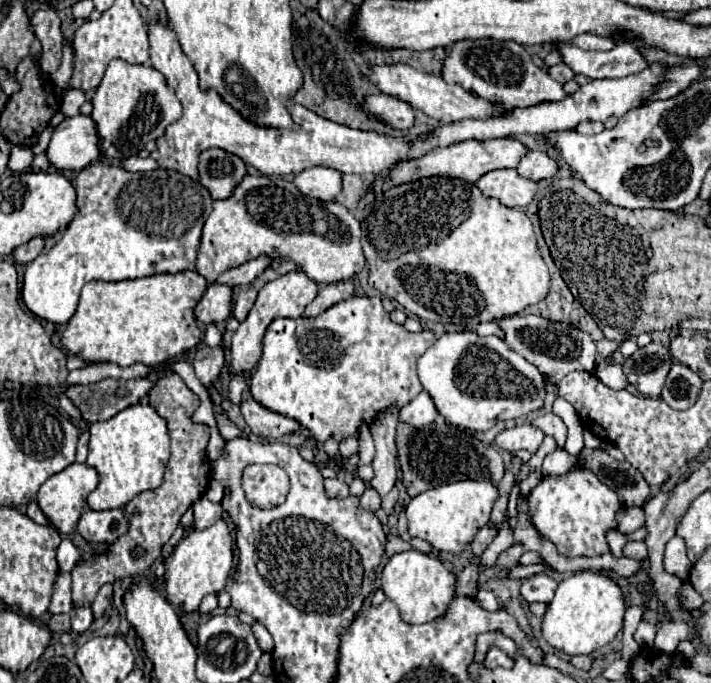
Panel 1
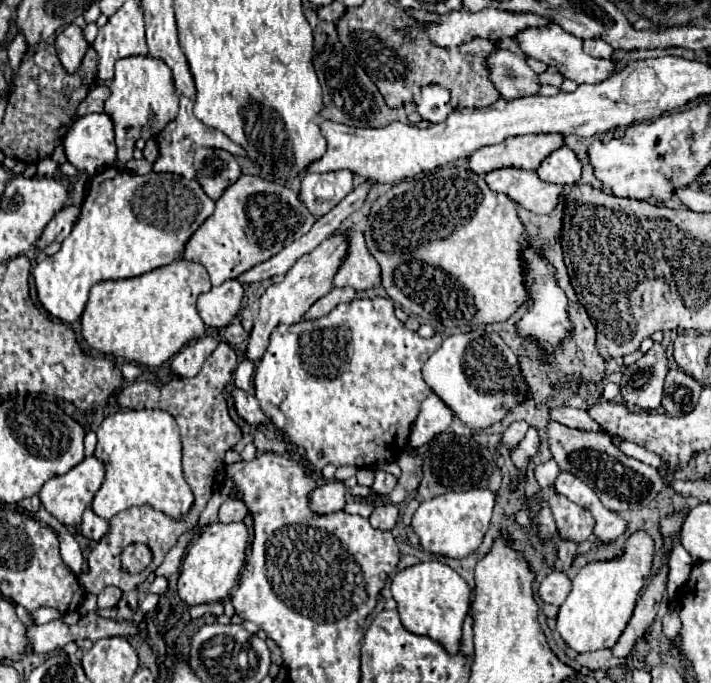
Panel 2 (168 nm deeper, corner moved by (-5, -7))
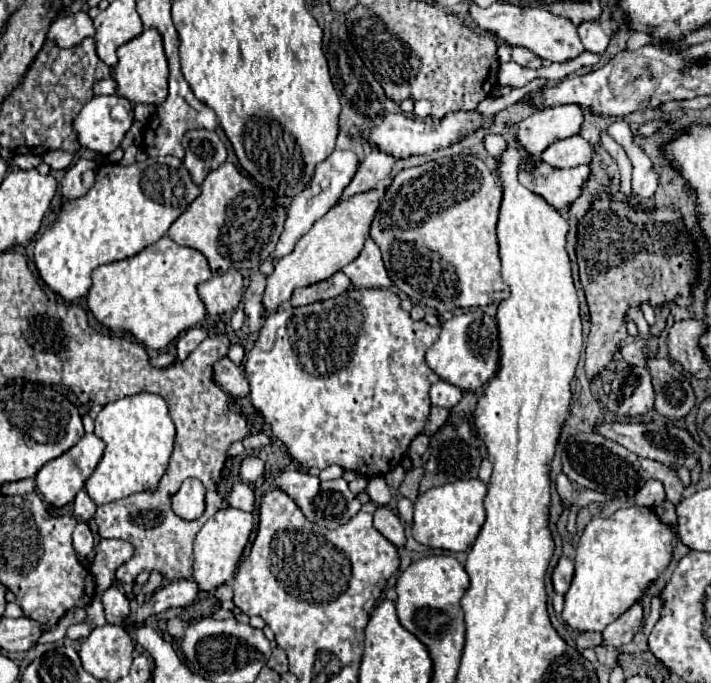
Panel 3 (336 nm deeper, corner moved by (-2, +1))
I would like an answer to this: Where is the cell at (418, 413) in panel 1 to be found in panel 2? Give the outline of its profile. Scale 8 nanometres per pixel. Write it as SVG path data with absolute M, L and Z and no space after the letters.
M430 394L422 402L420 414L412 426L410 444L414 448L428 444L436 434L442 434L450 426L452 418L454 418L454 414L450 412L450 408L436 394Z

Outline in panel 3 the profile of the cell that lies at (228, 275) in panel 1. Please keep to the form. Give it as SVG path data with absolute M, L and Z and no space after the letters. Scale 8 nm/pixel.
M373 148L373 152L361 162L355 178L345 188L341 198L349 198L357 192L367 192L367 190L377 188L379 184L387 182L395 162L397 162L397 158L393 158L393 154L381 154L381 150Z

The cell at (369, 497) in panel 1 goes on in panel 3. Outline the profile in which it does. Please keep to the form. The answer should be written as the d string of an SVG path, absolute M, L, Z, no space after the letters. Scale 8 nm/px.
M379 506L373 514L375 528L397 548L405 548L405 528L395 512L391 512L387 506Z

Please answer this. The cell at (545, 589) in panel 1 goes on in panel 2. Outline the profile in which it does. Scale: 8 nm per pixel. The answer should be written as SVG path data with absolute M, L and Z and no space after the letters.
M558 570L548 574L538 588L540 598L546 604L554 604L554 606L560 606L566 600L568 592L570 592L570 580L564 572L558 572Z

